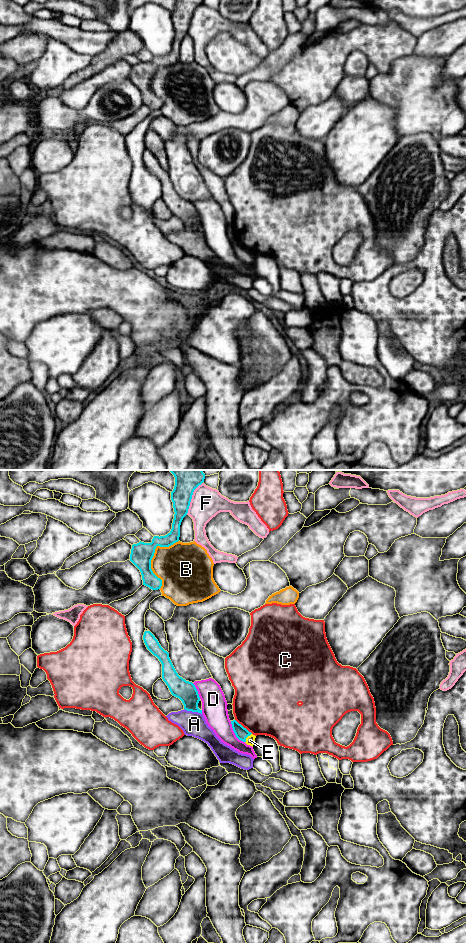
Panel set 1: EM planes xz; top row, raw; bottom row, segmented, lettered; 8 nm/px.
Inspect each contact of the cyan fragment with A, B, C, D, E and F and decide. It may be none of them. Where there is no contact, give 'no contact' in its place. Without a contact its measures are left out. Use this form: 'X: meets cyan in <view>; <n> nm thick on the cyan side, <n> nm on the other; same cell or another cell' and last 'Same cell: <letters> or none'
A: meets cyan in xz; 160 nm thick on the cyan side, 190 nm on the other; another cell
B: meets cyan in xz; 180 nm thick on the cyan side, 380 nm on the other; another cell
C: meets cyan in xz; 100 nm thick on the cyan side, 480 nm on the other; another cell
D: meets cyan in xz; 100 nm thick on the cyan side, 200 nm on the other; another cell
E: meets cyan in xz; 100 nm thick on the cyan side, 80 nm on the other; same cell
F: meets cyan in xz; 240 nm thick on the cyan side, 240 nm on the other; another cell
Same cell: E

